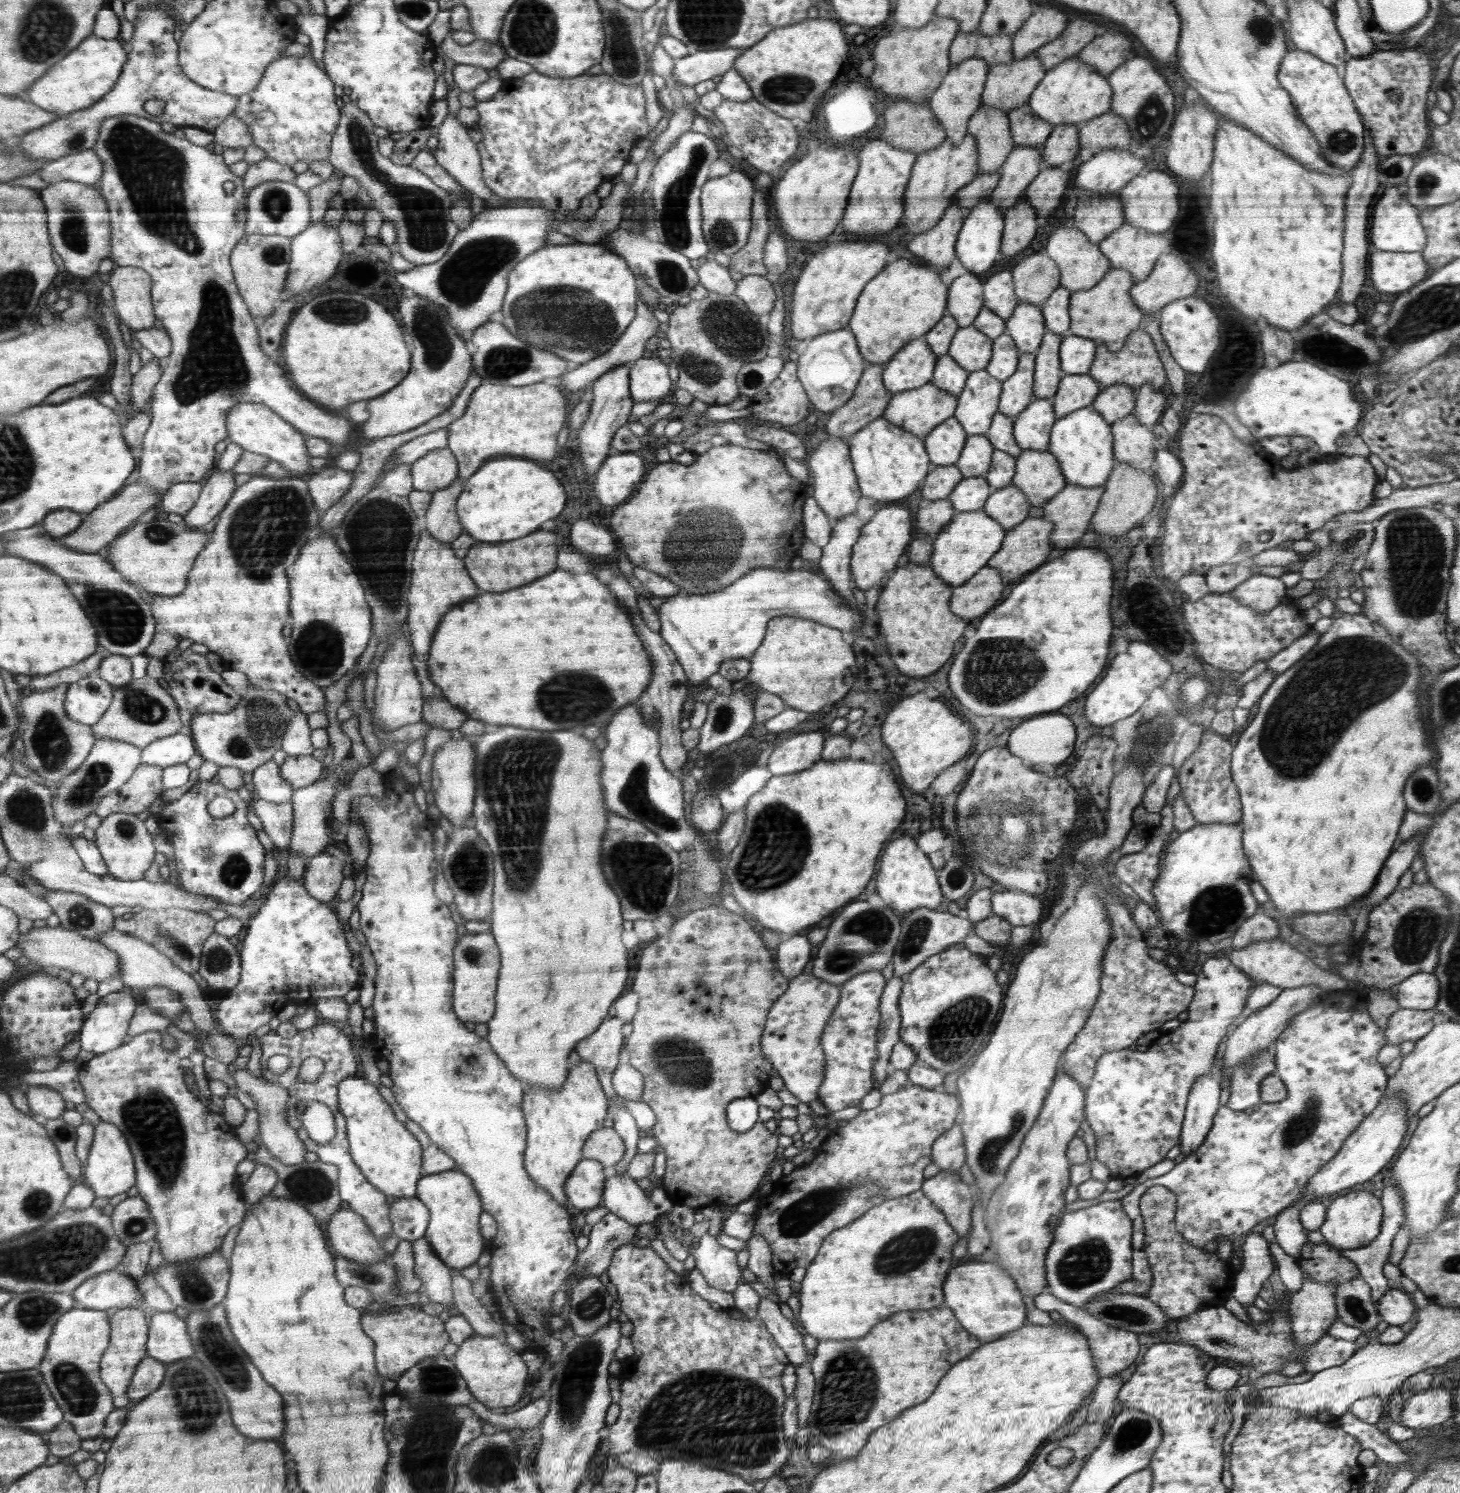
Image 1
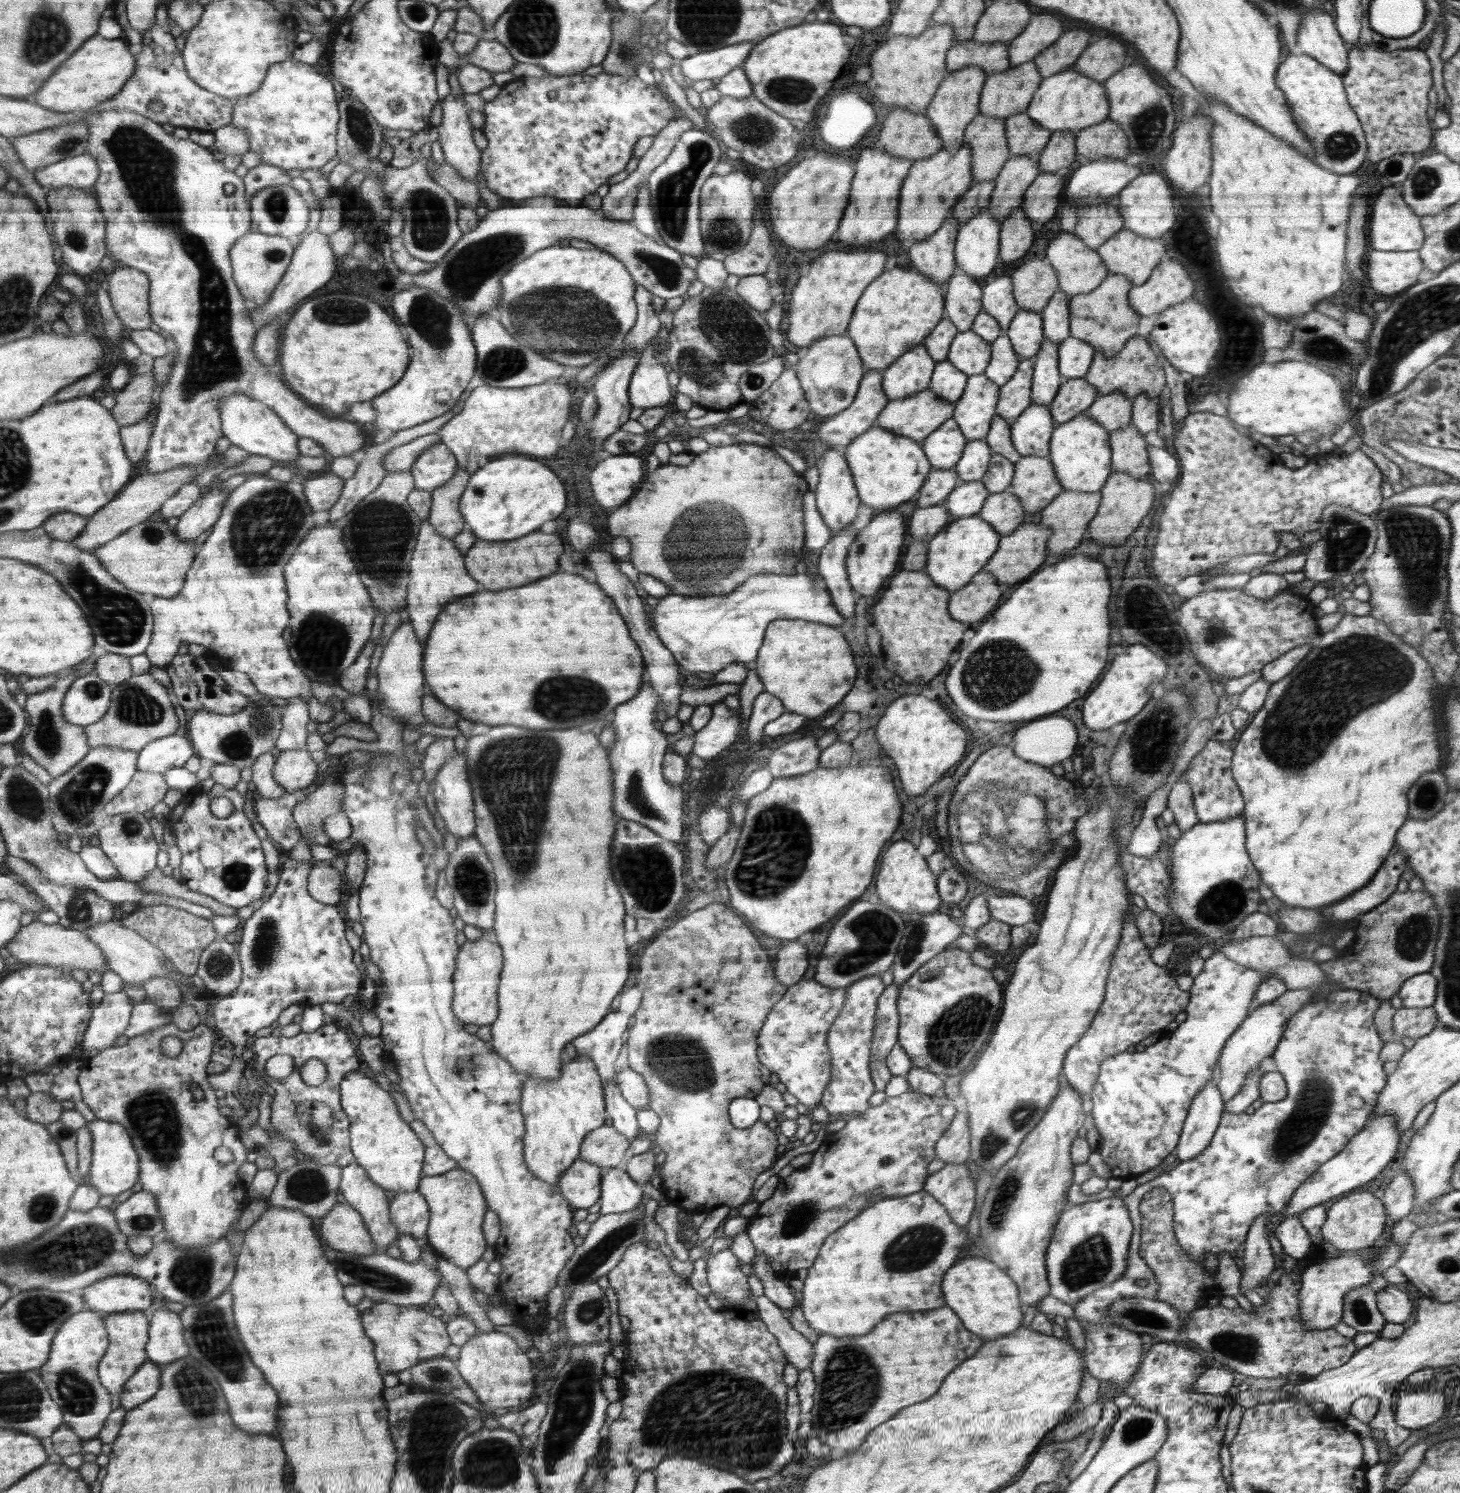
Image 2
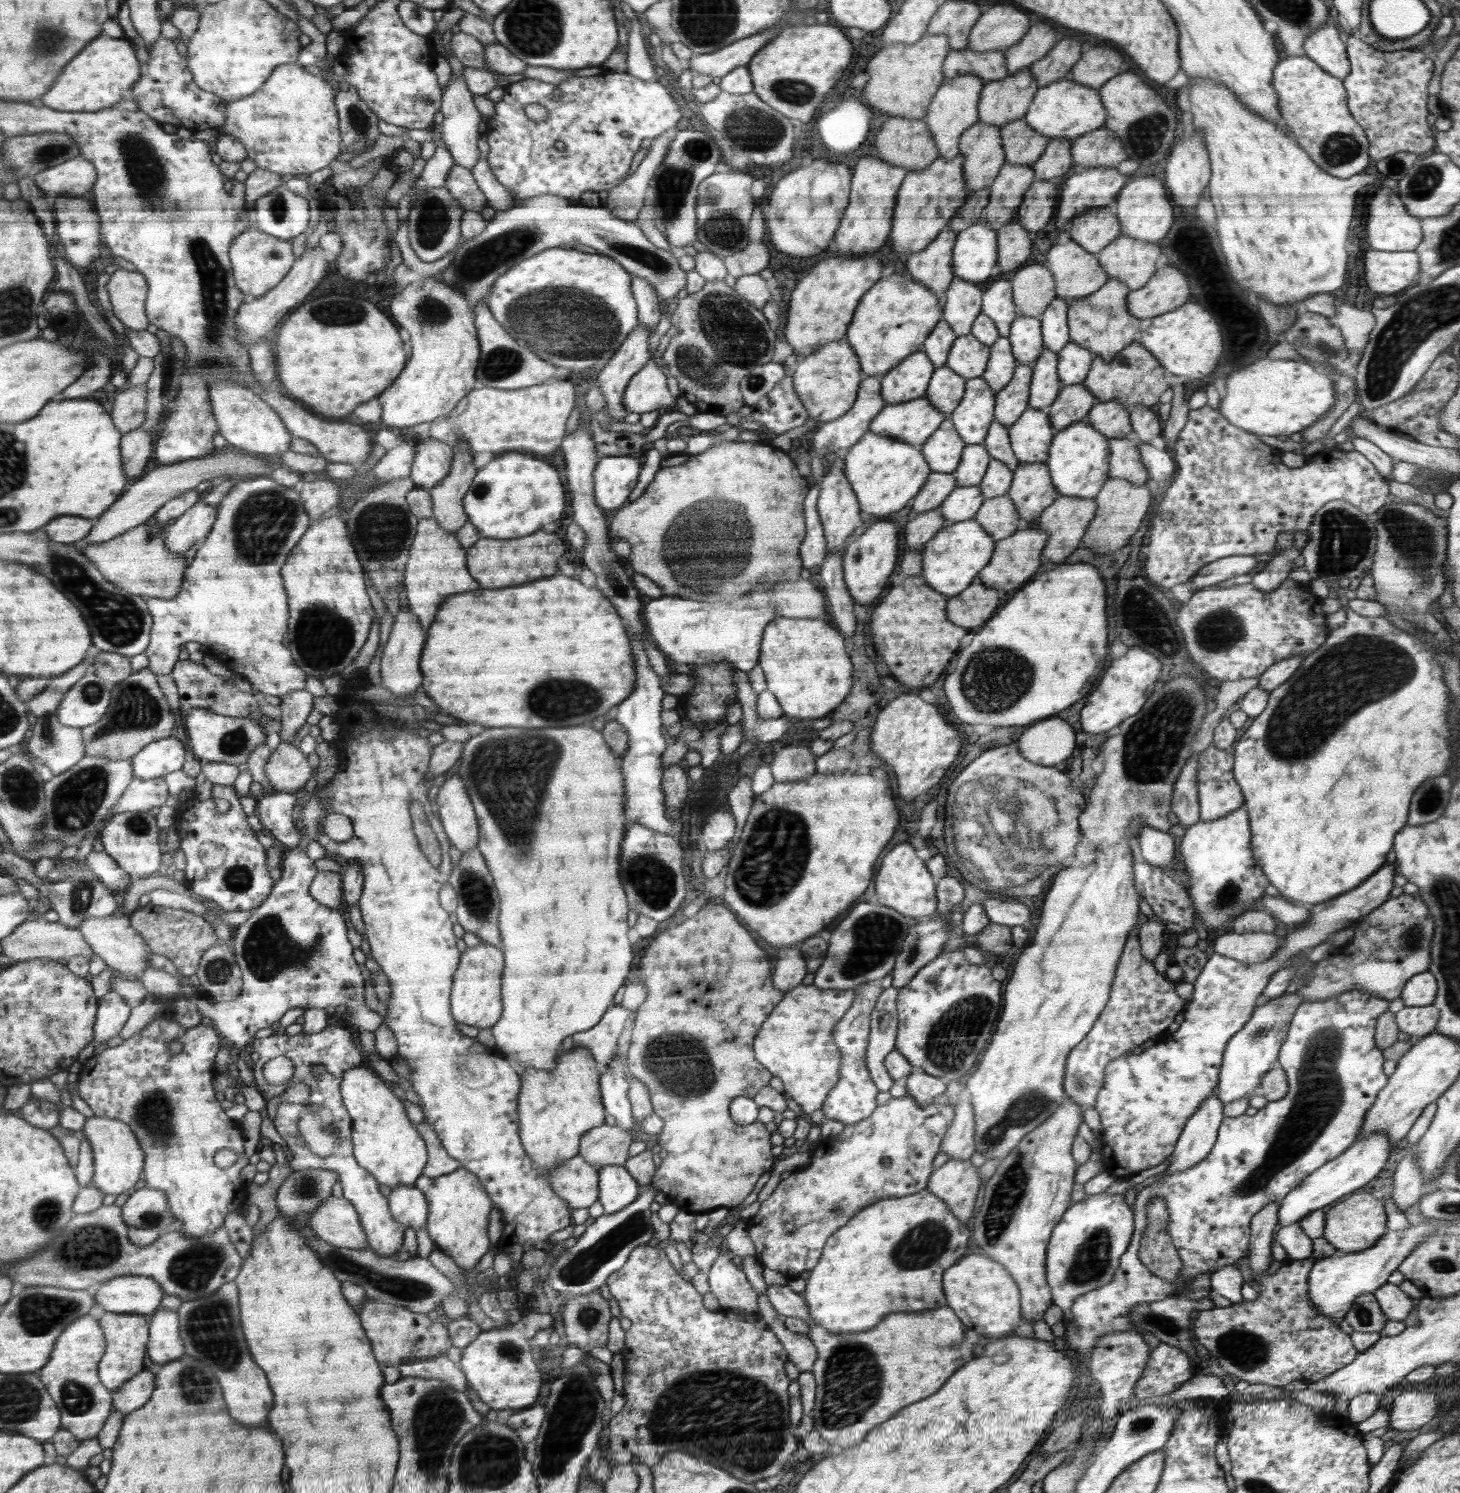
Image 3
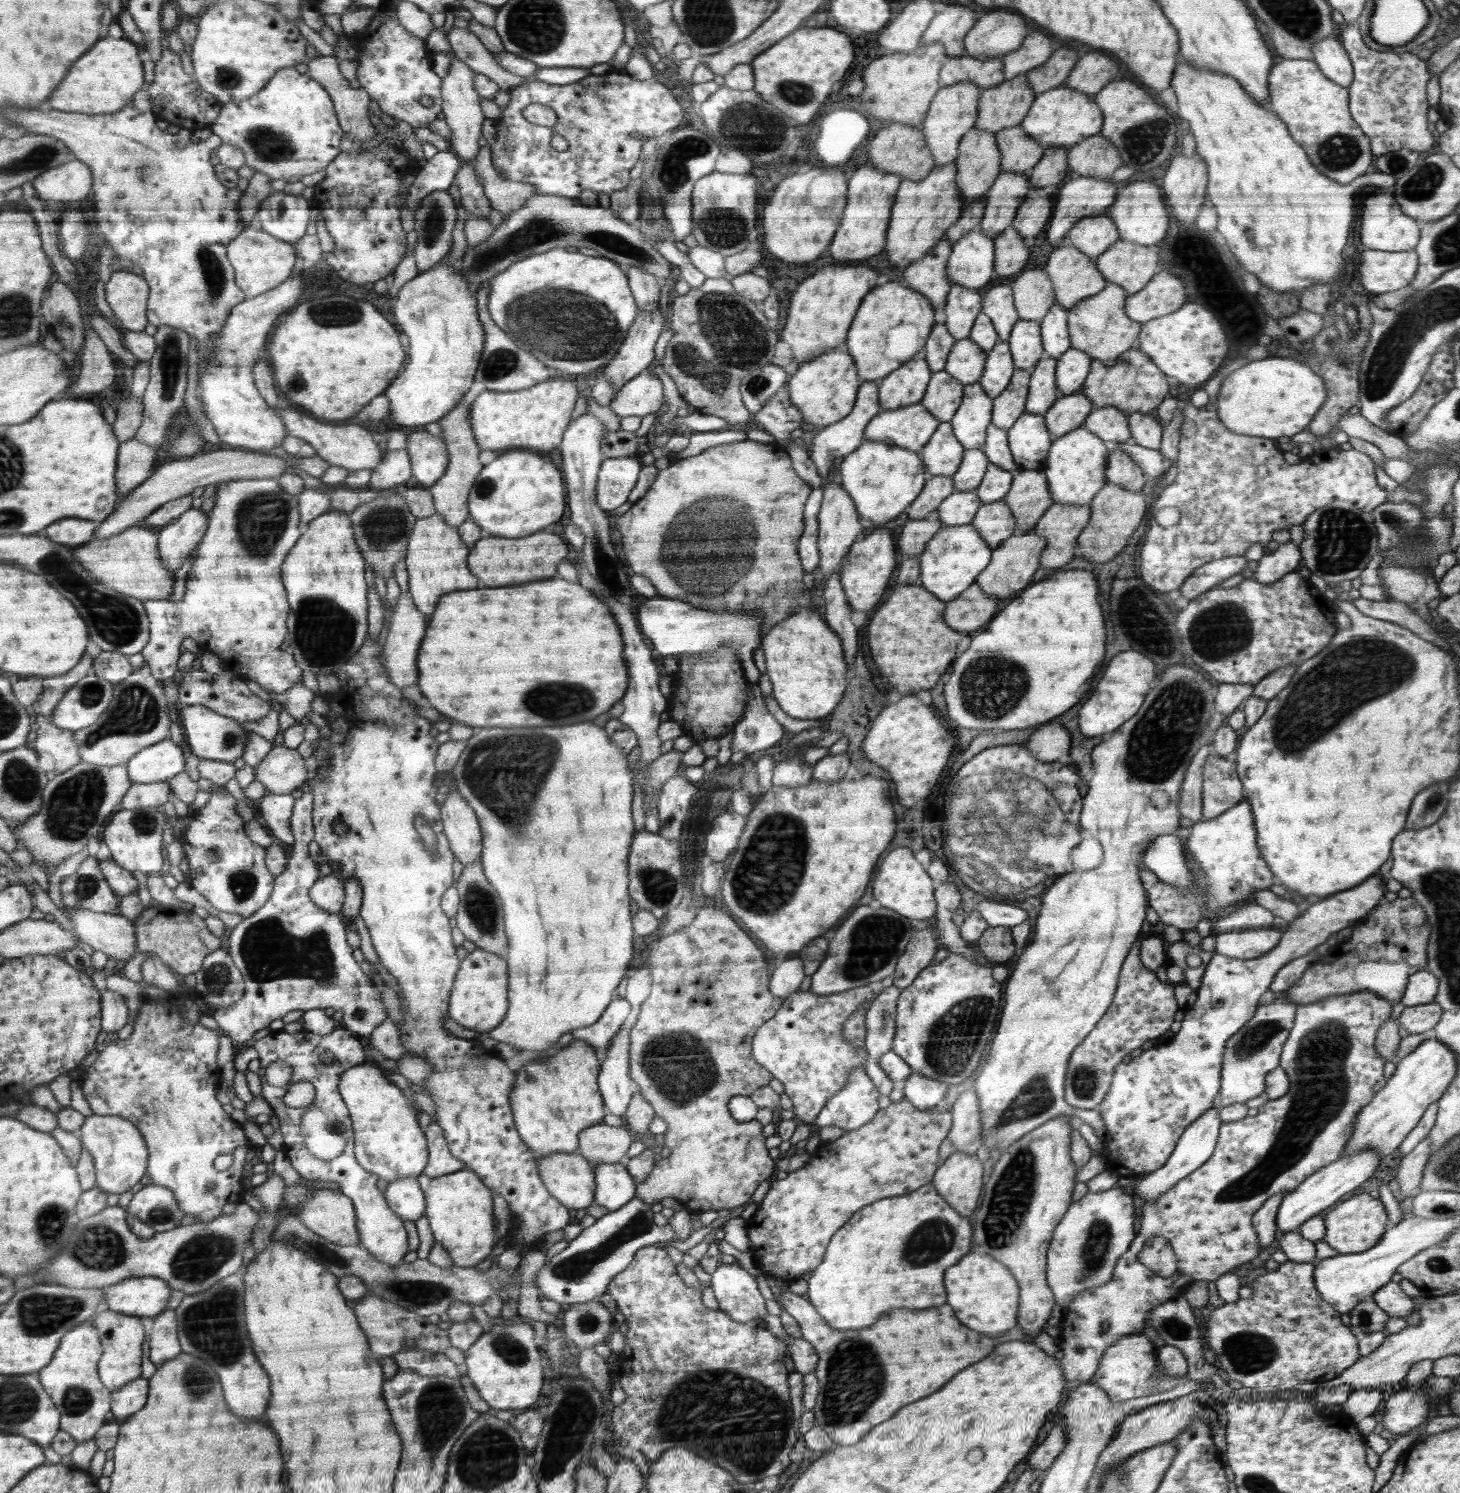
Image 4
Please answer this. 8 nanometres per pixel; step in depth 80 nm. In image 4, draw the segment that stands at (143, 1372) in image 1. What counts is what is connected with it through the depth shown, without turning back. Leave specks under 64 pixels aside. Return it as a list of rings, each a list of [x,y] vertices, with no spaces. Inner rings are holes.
[[[140,1378],[113,1393],[112,1415],[122,1423],[136,1415],[148,1404],[151,1386],[151,1379]]]

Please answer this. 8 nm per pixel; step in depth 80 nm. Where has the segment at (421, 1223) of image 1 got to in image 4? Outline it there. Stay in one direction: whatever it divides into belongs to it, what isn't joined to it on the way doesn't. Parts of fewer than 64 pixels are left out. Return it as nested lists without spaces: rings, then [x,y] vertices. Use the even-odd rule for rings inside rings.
[[[402,1177],[385,1185],[386,1200],[399,1217],[416,1222],[424,1215],[426,1201],[417,1178]]]

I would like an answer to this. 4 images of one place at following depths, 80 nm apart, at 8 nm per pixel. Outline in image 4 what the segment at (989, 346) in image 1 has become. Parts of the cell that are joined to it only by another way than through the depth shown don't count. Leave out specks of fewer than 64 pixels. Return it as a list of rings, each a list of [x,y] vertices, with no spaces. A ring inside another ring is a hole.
[[[956,340],[945,364],[945,371],[964,385],[979,382],[985,372],[988,356],[989,352],[976,345],[973,340]]]

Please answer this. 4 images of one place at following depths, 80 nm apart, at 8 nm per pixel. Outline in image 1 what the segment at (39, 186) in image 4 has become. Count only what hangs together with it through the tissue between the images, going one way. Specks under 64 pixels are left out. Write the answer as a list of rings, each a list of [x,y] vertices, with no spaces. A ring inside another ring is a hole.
[[[92,148],[48,163],[38,172],[50,185],[65,180],[98,185],[105,175],[105,161]]]

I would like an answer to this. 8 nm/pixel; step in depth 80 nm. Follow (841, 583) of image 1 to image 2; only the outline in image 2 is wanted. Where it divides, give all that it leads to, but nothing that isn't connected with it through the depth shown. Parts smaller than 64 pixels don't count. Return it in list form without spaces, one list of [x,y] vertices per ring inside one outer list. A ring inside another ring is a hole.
[[[849,525],[843,528],[822,548],[818,558],[818,574],[828,585],[833,604],[845,617],[847,627],[854,623],[852,618],[854,618],[856,598],[852,594],[853,587],[849,583],[848,565],[845,562],[848,558],[849,546],[861,534],[860,530],[862,526]]]

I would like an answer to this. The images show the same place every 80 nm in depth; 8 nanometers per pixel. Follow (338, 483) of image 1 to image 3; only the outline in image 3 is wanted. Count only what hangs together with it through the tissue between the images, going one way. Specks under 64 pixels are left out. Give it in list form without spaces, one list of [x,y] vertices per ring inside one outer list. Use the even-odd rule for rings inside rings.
[[[305,480],[299,485],[301,499],[308,511],[309,519],[313,522],[320,514],[338,506],[338,497],[342,494],[338,482],[325,480]]]

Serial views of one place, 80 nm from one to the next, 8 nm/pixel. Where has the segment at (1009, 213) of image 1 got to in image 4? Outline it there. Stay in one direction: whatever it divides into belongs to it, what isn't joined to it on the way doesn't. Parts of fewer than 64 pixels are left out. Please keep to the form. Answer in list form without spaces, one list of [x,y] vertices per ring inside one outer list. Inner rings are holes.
[[[1011,225],[1006,231],[999,234],[995,240],[997,243],[997,277],[1006,278],[1006,276],[1020,273],[1020,270],[1026,266],[1028,258],[1030,258],[1028,248],[1024,246],[1024,240],[1022,240],[1020,232]]]

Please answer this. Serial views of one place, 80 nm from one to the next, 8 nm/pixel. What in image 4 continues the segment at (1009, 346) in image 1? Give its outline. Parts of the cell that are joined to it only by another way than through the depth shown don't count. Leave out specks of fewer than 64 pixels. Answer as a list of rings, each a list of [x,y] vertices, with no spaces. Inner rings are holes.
[[[999,340],[994,349],[989,351],[985,372],[979,379],[979,383],[986,393],[996,398],[1010,384],[1015,370],[1016,365],[1013,364],[1012,350],[1008,342]]]

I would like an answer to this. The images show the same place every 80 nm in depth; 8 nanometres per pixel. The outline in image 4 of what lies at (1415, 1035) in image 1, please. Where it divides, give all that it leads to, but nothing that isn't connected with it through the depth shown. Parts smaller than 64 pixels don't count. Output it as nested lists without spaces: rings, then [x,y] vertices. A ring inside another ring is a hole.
[[[1432,1002],[1406,1007],[1397,1021],[1410,1035],[1414,1033],[1431,1034],[1441,1016],[1442,1007]]]

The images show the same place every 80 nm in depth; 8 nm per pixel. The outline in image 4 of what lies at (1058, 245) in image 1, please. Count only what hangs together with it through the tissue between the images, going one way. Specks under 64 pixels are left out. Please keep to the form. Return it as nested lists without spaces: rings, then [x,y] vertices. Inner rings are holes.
[[[1059,246],[1054,249],[1044,271],[1048,273],[1050,281],[1053,282],[1056,304],[1067,312],[1080,301],[1098,295],[1098,292],[1101,292],[1107,284],[1101,271],[1097,268],[1096,259],[1086,256],[1086,253],[1082,252],[1081,249],[1073,246]]]

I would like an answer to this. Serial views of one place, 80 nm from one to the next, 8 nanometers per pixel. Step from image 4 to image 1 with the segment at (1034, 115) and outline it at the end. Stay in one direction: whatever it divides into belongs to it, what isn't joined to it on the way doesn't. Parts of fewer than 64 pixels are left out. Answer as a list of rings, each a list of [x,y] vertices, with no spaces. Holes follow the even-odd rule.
[[[1075,55],[1046,71],[1045,78],[1038,83],[1028,104],[1036,116],[1054,127],[1059,124],[1076,124],[1082,127],[1089,120],[1111,110],[1112,91],[1106,76],[1098,73],[1093,64],[1086,64]]]

